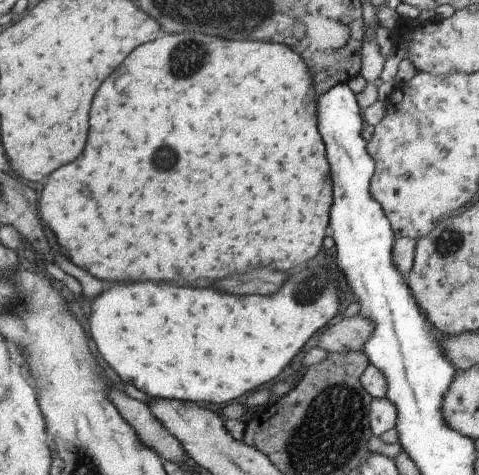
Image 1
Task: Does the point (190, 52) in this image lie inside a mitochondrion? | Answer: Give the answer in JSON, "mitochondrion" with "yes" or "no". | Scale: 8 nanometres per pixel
{"mitochondrion":"yes"}

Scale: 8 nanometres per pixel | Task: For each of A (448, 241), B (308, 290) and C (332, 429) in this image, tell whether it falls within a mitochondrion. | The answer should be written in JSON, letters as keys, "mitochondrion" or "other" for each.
{"A":"mitochondrion","B":"mitochondrion","C":"mitochondrion"}

